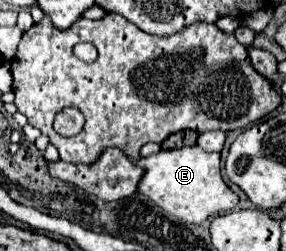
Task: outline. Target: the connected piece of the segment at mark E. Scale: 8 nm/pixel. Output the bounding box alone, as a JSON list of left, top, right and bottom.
[137,145,239,223]

